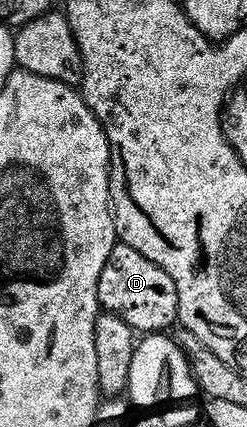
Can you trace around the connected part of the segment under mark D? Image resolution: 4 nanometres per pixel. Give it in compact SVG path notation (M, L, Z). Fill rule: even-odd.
M116 242L113 250L109 252L109 257L106 258L98 279L98 300L106 311L114 312L139 334L162 333L171 323L174 325L179 319L177 286L173 286L173 278L169 278L169 274L165 274L165 270L161 270L161 266L150 262L143 254L128 244Z

